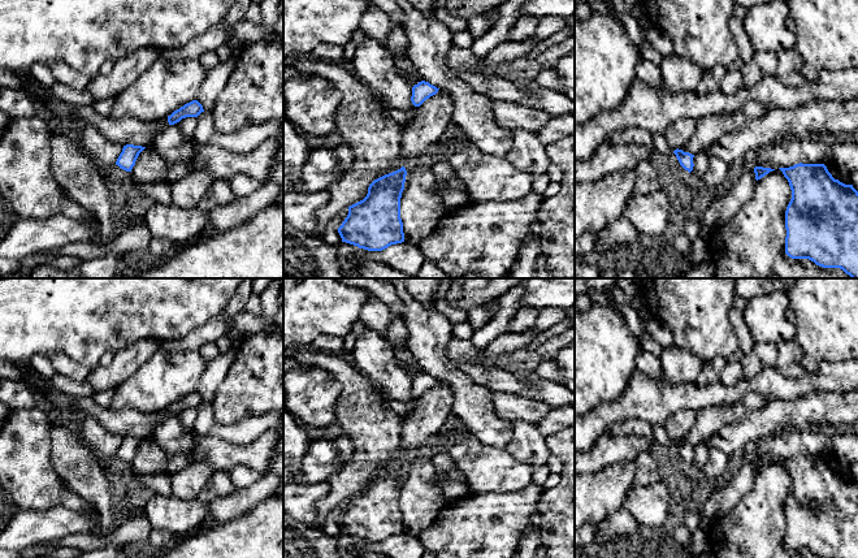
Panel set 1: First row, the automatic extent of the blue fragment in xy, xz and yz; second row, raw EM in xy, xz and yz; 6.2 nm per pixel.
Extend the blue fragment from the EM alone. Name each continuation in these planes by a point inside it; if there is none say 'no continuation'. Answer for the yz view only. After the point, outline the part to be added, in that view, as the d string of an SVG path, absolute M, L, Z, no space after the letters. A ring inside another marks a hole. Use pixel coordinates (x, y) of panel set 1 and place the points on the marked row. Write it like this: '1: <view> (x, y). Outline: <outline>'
no continuation

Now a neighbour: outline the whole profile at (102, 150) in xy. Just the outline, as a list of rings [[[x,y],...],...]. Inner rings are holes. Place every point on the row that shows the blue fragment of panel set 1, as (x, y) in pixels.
[[[91,125],[83,127],[79,146],[101,169],[109,169],[116,165],[124,148],[122,144],[110,140]]]

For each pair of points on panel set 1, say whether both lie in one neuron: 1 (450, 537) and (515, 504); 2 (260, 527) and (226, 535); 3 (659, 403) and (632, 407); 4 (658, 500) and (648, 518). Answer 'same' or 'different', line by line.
1: same
2: same
3: same
4: same

